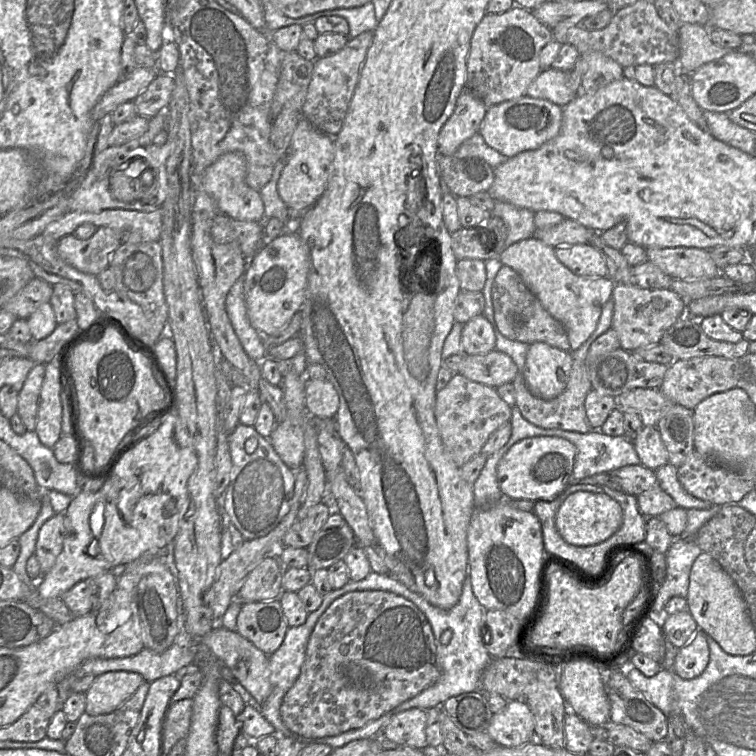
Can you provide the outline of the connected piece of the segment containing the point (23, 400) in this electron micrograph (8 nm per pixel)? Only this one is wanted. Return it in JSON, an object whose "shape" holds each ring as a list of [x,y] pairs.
{"shape":[[[36,363],[28,373],[22,389],[18,393],[17,414],[27,431],[35,431],[39,396],[45,376],[45,365]]]}

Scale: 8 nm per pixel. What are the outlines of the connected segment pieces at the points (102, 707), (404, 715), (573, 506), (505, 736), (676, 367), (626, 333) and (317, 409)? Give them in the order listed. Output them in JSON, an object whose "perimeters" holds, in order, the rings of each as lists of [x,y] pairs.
{"perimeters":[[[[111,671],[95,677],[85,692],[85,712],[90,716],[109,714],[124,704],[144,682],[135,672]]],[[[411,708],[394,715],[380,734],[389,741],[422,750],[428,746],[426,722],[426,710]]],[[[578,491],[569,495],[560,505],[555,525],[560,536],[575,546],[592,546],[614,535],[623,521],[620,504],[605,493]]],[[[523,699],[508,701],[503,710],[495,713],[487,733],[501,746],[518,747],[535,739],[535,721]]],[[[707,356],[675,360],[668,366],[658,389],[672,403],[694,410],[707,397],[736,387],[743,375],[744,364],[740,359]]],[[[615,284],[612,298],[614,311],[611,327],[618,336],[620,348],[628,352],[658,344],[664,333],[687,311],[687,302],[671,289],[643,289]]],[[[309,379],[305,385],[308,413],[320,419],[335,419],[339,395],[328,379]]]]}

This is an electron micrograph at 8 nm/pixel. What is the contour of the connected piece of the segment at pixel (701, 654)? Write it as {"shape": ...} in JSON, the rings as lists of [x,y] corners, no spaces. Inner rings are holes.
{"shape":[[[698,629],[692,639],[678,649],[672,670],[682,679],[694,679],[707,667],[709,654],[707,634]]]}

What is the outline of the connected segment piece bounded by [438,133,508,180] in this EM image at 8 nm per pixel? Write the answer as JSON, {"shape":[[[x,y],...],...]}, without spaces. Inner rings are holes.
{"shape":[[[476,133],[469,139],[465,140],[458,148],[458,150],[452,156],[439,156],[438,165],[440,168],[440,180],[441,180],[441,171],[444,168],[449,167],[452,163],[458,159],[465,157],[478,157],[486,161],[493,169],[497,168],[500,164],[504,163],[508,158],[496,151],[494,148],[490,147],[480,133]]]}

